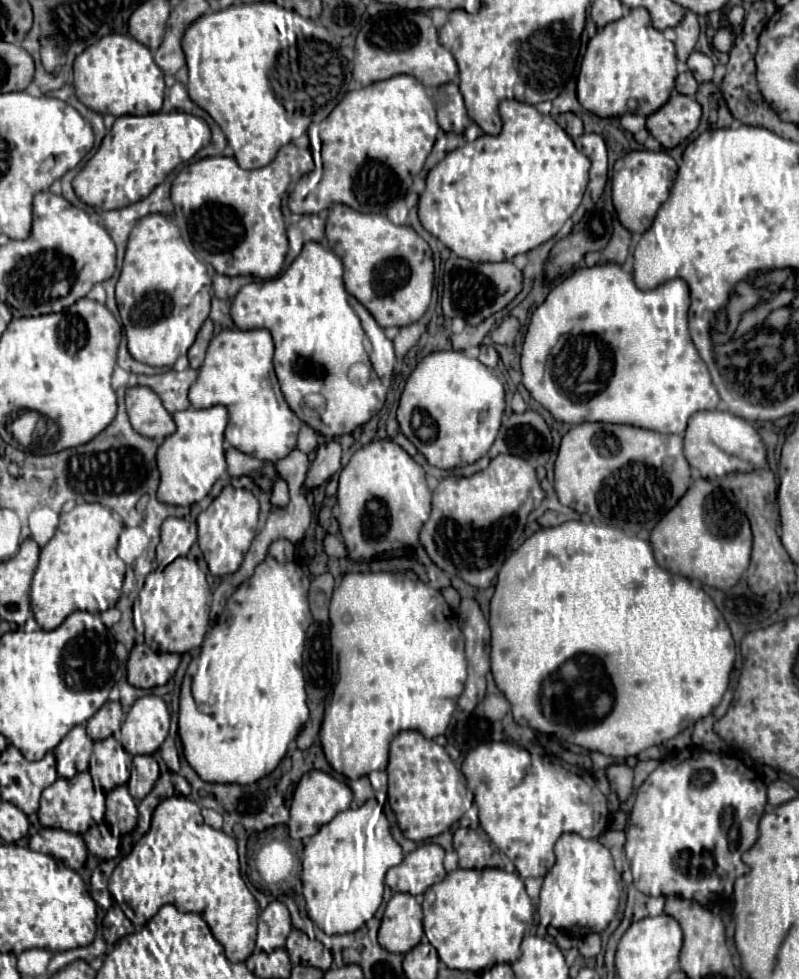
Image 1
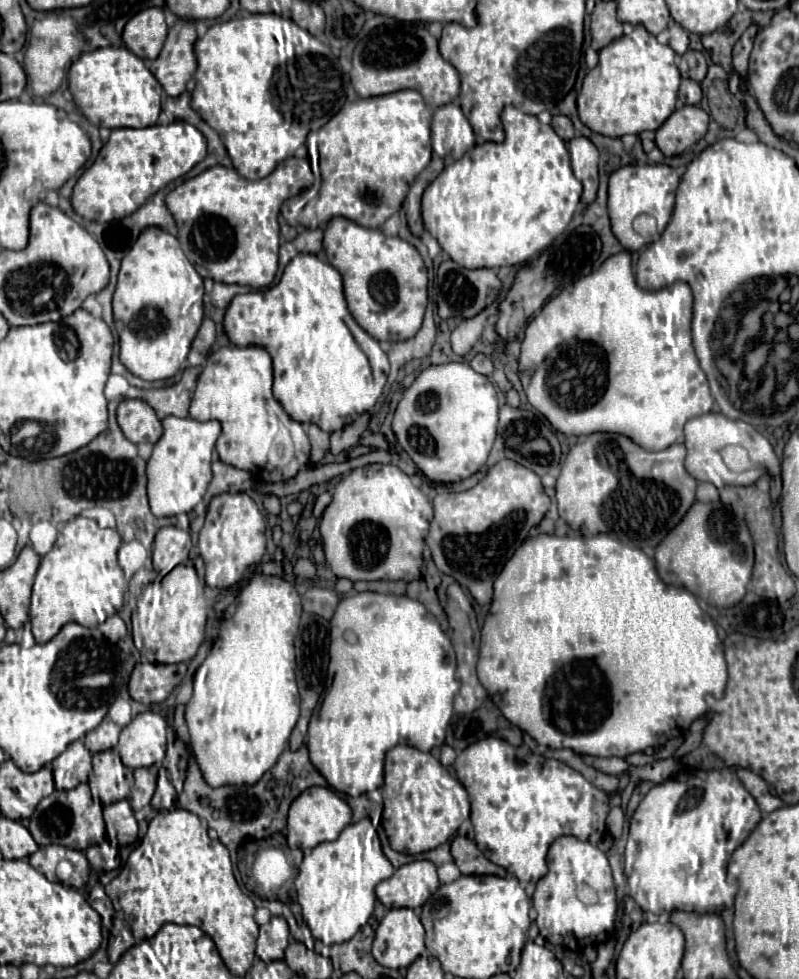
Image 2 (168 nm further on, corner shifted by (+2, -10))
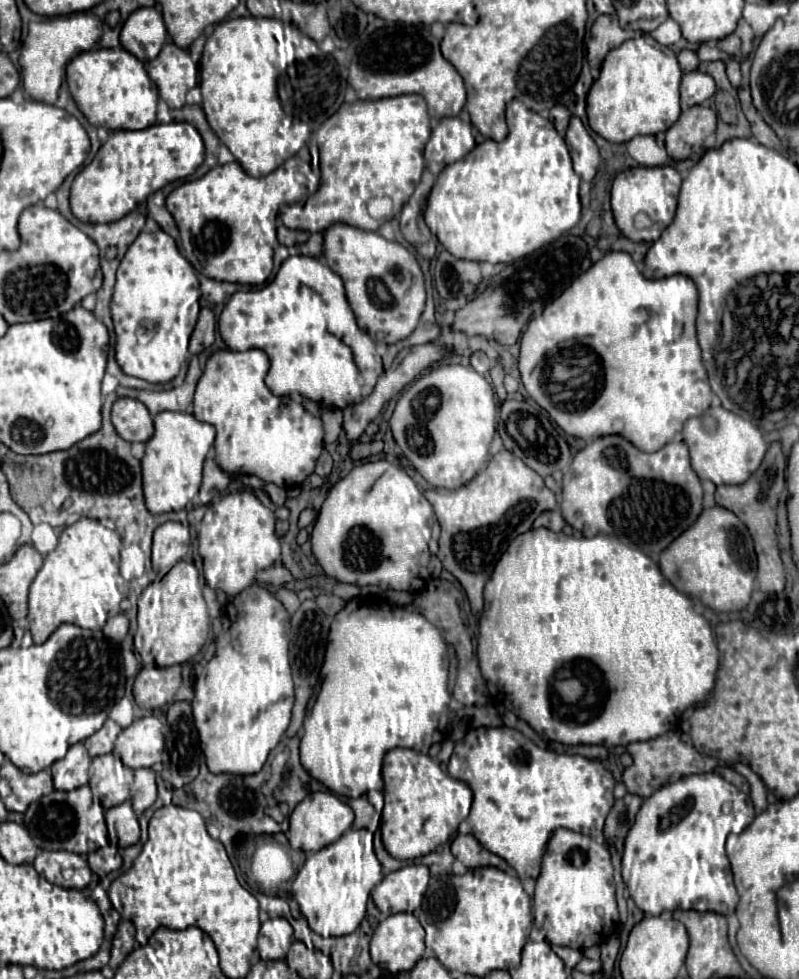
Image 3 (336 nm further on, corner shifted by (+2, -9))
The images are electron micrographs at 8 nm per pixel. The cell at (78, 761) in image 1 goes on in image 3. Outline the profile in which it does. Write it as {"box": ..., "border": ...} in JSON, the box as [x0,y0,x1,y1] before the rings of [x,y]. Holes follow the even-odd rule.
{"box":[51,743,91,791],"border":[[[83,743],[71,745],[67,755],[51,765],[53,783],[59,791],[71,791],[81,785],[87,785],[87,769],[91,763],[91,755],[83,747]]]}

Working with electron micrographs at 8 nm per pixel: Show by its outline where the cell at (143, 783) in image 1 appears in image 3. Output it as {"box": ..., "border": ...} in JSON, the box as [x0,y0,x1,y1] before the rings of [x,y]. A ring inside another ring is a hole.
{"box":[131,769,157,813],"border":[[[137,769],[135,771],[133,787],[131,787],[131,803],[135,813],[143,813],[155,803],[157,797],[157,783],[153,769]]]}

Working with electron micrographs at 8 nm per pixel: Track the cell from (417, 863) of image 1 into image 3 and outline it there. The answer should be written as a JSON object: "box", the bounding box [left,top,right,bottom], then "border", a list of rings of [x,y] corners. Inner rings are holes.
{"box":[371,865,429,915],"border":[[[407,865],[383,877],[383,881],[371,891],[377,909],[385,915],[415,911],[429,885],[427,865]]]}

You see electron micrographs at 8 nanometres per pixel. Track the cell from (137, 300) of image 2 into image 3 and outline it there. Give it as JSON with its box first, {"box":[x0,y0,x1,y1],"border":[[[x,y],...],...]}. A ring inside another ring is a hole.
{"box":[111,231,200,383],"border":[[[141,231],[119,263],[117,283],[111,301],[111,315],[113,315],[115,335],[117,335],[115,357],[123,373],[145,379],[149,383],[167,383],[175,379],[181,369],[181,363],[188,357],[189,337],[199,317],[200,298],[200,283],[196,270],[179,253],[173,237],[169,237],[165,231],[157,231],[157,233]]]}

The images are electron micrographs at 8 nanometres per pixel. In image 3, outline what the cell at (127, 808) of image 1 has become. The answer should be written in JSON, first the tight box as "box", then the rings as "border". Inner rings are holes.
{"box":[105,801,139,847],"border":[[[131,801],[115,805],[105,811],[105,821],[111,833],[117,835],[119,847],[129,847],[139,841],[139,823],[131,809]]]}

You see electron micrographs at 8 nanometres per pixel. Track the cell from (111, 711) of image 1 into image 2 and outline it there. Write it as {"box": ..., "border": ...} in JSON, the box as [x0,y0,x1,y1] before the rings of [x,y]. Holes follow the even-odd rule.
{"box":[83,718,121,754],"border":[[[105,718],[95,730],[91,730],[83,738],[83,742],[91,754],[97,754],[97,752],[105,752],[105,750],[115,748],[119,734],[121,734],[121,728],[111,718]]]}

